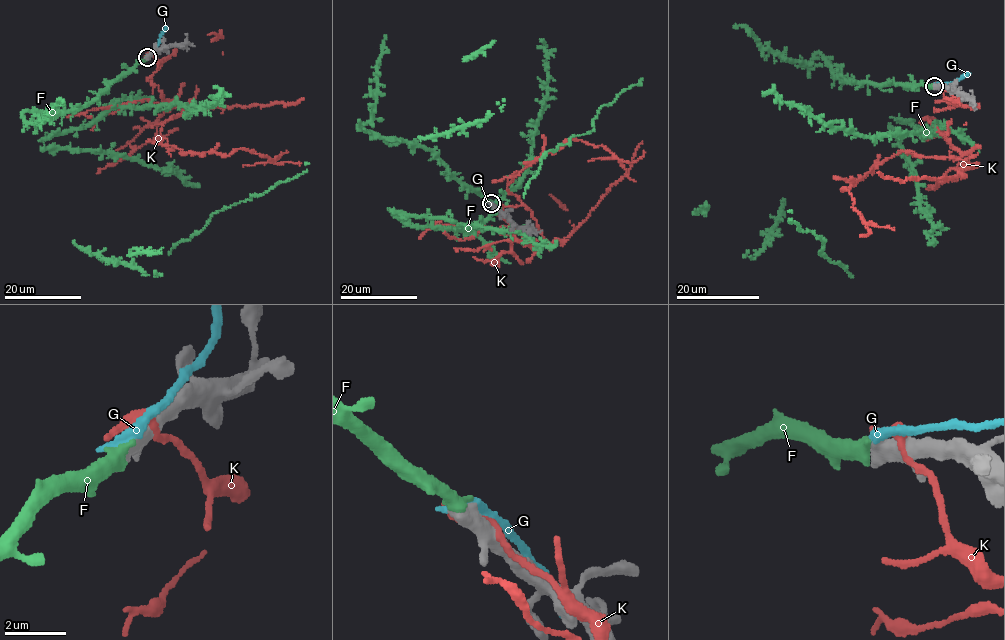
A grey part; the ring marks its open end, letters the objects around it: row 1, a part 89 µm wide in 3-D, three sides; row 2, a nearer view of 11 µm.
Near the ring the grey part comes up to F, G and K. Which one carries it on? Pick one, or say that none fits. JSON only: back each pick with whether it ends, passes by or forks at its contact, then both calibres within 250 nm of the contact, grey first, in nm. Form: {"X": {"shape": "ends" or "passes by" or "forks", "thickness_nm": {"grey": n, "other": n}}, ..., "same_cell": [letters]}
{"F": {"shape": "ends", "thickness_nm": {"grey": 600, "other": 500}}, "same_cell": ["F"]}

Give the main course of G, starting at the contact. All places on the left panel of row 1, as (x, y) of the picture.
G: (147, 56), (166, 25)

